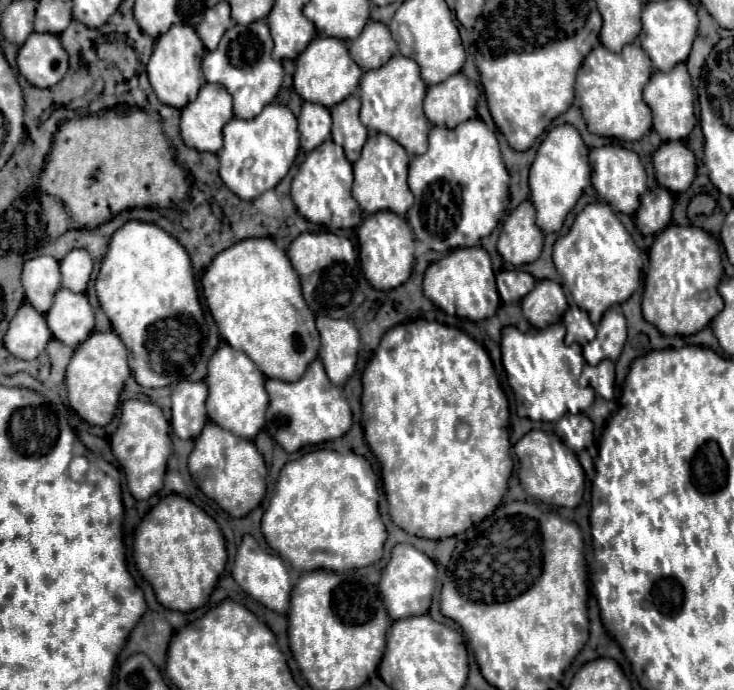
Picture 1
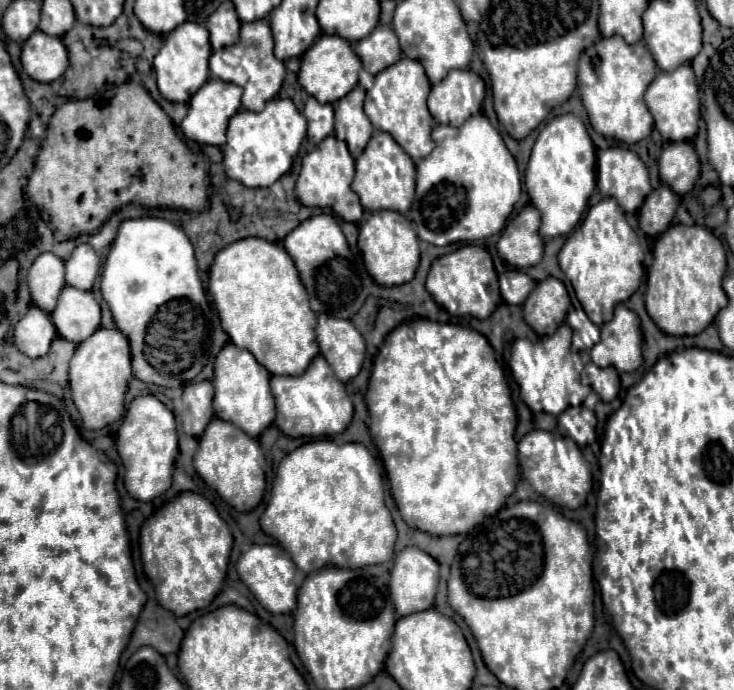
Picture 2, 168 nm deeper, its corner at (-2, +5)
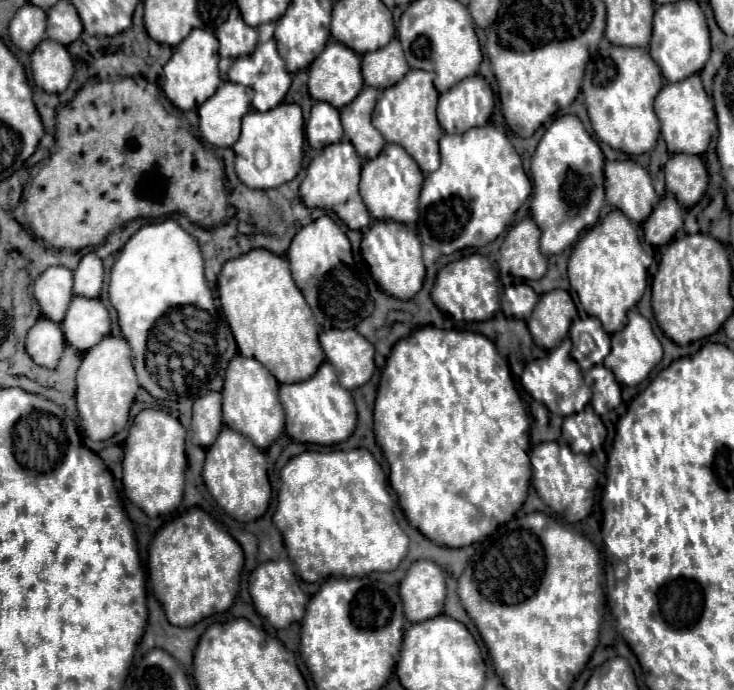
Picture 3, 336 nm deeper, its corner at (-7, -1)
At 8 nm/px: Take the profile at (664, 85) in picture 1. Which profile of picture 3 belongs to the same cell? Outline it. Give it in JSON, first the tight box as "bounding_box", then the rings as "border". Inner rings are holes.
{"bounding_box":[654,74,716,154],"border":[[[698,74],[684,78],[676,84],[666,84],[654,100],[654,110],[662,124],[662,136],[666,140],[670,154],[676,154],[676,152],[704,154],[706,152],[712,138],[712,122],[716,114],[714,114],[714,104],[710,96],[704,92]]]}

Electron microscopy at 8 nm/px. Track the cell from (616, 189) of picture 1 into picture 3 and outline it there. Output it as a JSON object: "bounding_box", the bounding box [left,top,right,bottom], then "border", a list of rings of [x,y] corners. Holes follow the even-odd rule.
{"bounding_box":[604,160,658,224],"border":[[[632,160],[606,162],[604,166],[606,200],[622,210],[630,220],[642,224],[658,204],[650,174]]]}

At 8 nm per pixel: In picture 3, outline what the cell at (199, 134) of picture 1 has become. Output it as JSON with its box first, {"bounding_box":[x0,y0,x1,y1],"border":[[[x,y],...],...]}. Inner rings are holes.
{"bounding_box":[200,82,250,148],"border":[[[222,82],[212,98],[208,98],[200,108],[200,136],[220,148],[232,146],[240,136],[240,120],[250,110],[250,90]]]}

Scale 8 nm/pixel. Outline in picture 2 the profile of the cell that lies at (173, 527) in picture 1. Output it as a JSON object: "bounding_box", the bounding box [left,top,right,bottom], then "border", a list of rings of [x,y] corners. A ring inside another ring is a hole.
{"bounding_box":[141,492,233,616],"border":[[[183,492],[175,500],[167,502],[141,528],[141,562],[143,562],[143,570],[149,578],[149,582],[155,588],[157,602],[165,610],[173,612],[175,616],[185,616],[193,610],[207,608],[223,586],[223,580],[227,574],[227,564],[229,564],[231,544],[233,544],[233,536],[231,536],[227,524],[221,520],[221,516],[213,508],[213,504],[207,498],[203,498],[201,494]]]}

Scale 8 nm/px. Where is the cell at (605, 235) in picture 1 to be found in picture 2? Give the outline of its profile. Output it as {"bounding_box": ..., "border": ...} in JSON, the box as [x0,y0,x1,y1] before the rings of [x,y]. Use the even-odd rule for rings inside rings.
{"bounding_box":[559,198,643,326],"border":[[[605,198],[589,208],[583,222],[563,244],[559,266],[569,278],[585,314],[597,326],[609,322],[615,304],[629,300],[639,288],[643,278],[643,250],[633,228],[625,220],[625,212],[613,198]]]}

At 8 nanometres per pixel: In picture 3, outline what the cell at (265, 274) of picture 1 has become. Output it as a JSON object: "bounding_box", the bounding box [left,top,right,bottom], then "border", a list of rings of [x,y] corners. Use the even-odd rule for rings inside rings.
{"bounding_box":[218,248,324,384],"border":[[[256,248],[240,258],[228,260],[218,276],[218,294],[239,353],[246,358],[256,358],[266,370],[270,370],[278,378],[280,384],[308,380],[308,376],[312,376],[312,372],[316,372],[316,368],[324,362],[324,352],[318,344],[320,326],[312,316],[312,310],[308,308],[300,288],[296,288],[286,258],[278,258],[278,254]]]}

